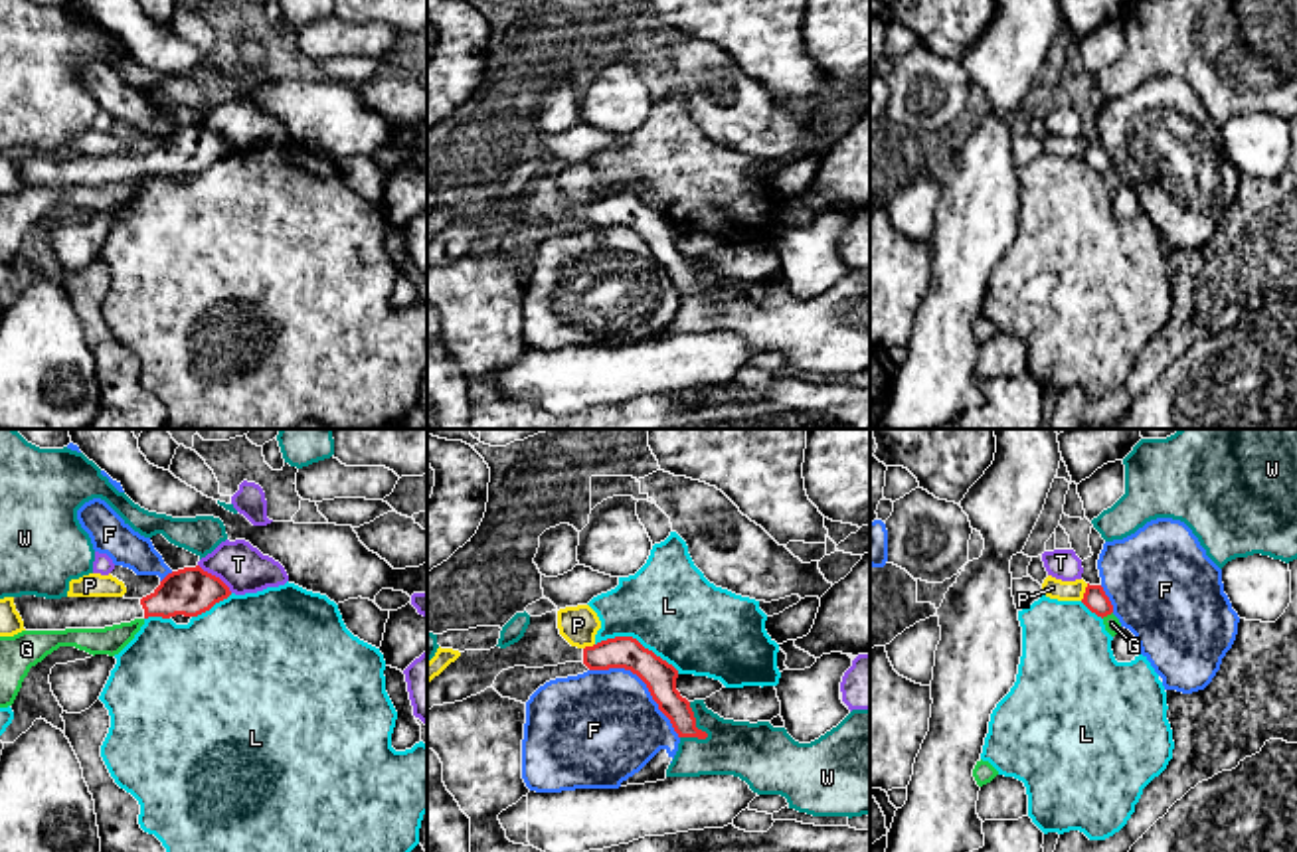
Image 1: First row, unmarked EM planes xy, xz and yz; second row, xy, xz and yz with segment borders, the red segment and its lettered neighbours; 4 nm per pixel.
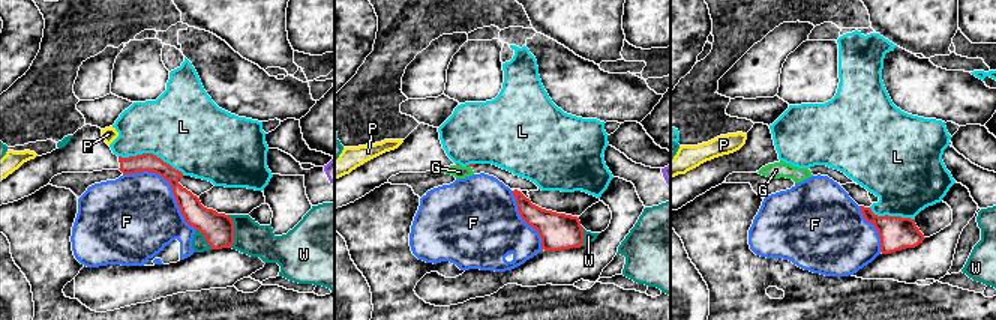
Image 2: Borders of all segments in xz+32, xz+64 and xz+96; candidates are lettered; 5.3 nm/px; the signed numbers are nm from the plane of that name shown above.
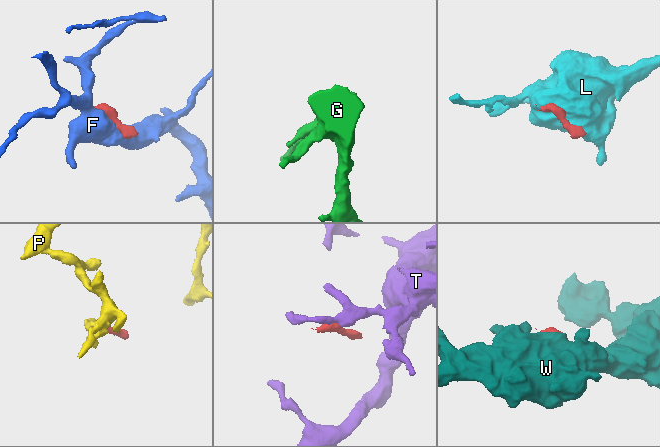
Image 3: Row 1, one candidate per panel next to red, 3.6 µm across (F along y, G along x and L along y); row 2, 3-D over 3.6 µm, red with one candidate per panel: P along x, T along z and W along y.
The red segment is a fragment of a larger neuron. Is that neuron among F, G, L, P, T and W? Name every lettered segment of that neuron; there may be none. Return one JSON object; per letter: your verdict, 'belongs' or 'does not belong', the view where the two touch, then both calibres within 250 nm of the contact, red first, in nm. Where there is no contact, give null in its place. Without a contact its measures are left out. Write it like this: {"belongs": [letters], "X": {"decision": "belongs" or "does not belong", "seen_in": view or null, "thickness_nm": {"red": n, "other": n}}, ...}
{"belongs": [], "F": {"decision": "does not belong", "seen_in": "xz", "thickness_nm": {"red": 130, "other": 460}}, "G": {"decision": "does not belong", "seen_in": "yz", "thickness_nm": {"red": 90, "other": 70}}, "L": {"decision": "does not belong", "seen_in": "xz", "thickness_nm": {"red": 130, "other": 380}}, "P": {"decision": "does not belong", "seen_in": "yz", "thickness_nm": {"red": 90, "other": 90}}, "T": {"decision": "does not belong", "seen_in": "xy", "thickness_nm": {"red": 200, "other": 190}}, "W": {"decision": "does not belong", "seen_in": "xz", "thickness_nm": {"red": 130, "other": 220}}}

